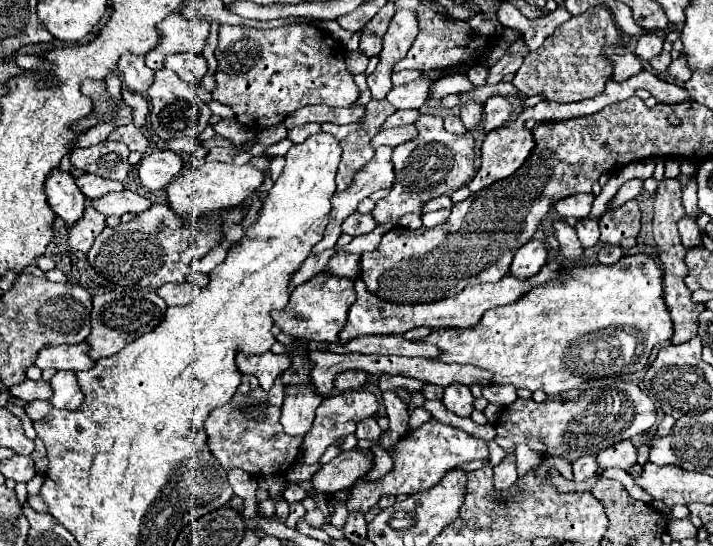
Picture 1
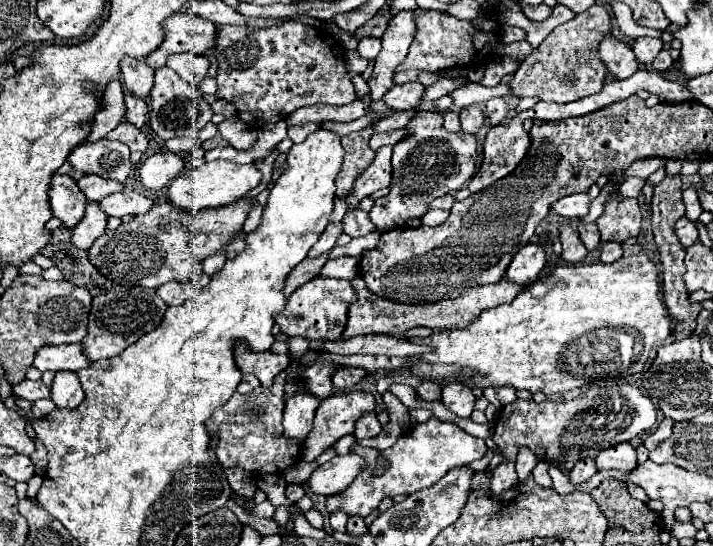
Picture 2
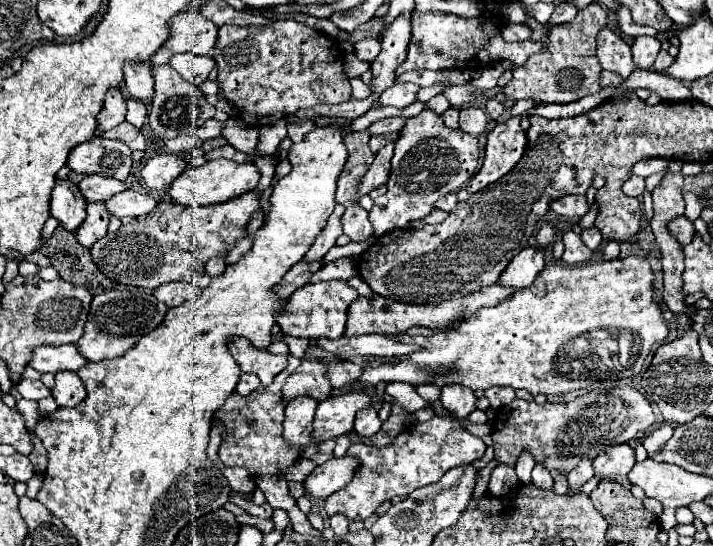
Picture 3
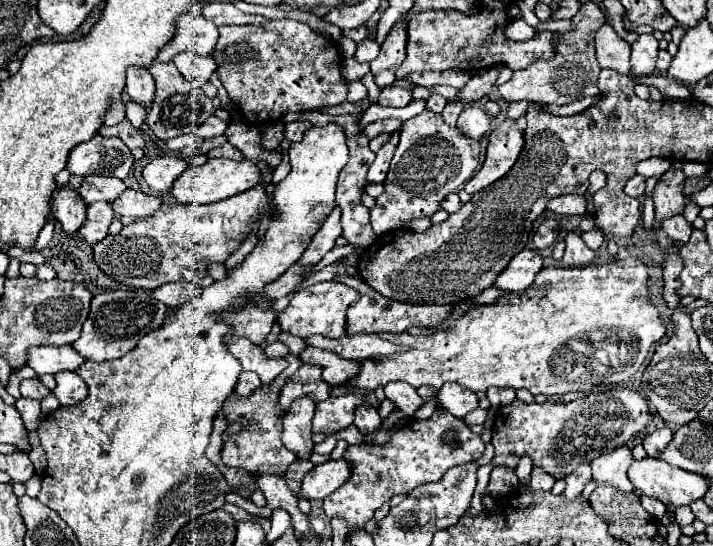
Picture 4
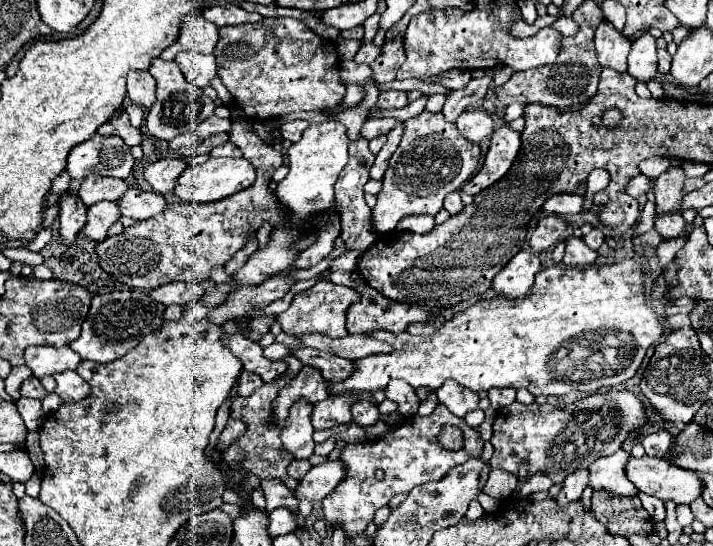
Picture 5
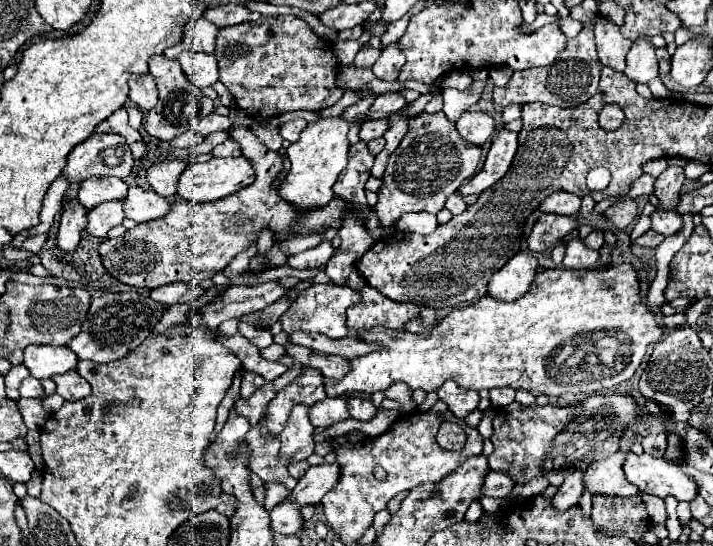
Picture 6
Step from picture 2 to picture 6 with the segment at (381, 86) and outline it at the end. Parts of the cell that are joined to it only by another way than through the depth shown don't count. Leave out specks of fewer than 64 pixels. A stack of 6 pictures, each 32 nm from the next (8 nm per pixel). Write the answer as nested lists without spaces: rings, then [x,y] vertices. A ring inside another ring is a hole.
[[[390,44],[382,54],[380,54],[380,60],[372,66],[372,72],[376,74],[376,78],[380,80],[388,80],[388,82],[394,82],[400,74],[400,70],[404,68],[406,64],[406,58],[404,54],[396,48],[396,44]]]

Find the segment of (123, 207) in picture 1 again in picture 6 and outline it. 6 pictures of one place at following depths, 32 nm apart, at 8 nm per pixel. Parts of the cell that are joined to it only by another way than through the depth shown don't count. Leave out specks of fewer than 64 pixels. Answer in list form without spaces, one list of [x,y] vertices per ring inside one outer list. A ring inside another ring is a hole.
[[[130,186],[124,198],[126,218],[132,218],[136,224],[146,224],[158,218],[164,218],[170,212],[166,198],[152,190],[142,190],[140,186]]]

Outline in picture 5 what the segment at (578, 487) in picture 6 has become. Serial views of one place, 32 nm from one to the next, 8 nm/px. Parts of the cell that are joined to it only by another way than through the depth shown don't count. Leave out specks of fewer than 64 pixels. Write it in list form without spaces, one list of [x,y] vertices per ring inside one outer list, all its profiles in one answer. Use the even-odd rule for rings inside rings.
[[[580,468],[576,472],[572,472],[570,476],[566,476],[560,494],[556,496],[556,502],[560,508],[566,508],[572,502],[578,502],[582,496],[582,490],[588,486],[588,470]]]

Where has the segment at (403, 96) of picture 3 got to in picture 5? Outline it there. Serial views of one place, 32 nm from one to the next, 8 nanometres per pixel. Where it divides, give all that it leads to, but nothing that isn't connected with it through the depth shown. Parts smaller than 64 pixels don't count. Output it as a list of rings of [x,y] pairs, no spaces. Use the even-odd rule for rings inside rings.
[[[386,90],[386,92],[380,92],[378,102],[376,102],[374,108],[378,108],[378,110],[390,110],[390,108],[404,108],[406,104],[408,104],[406,92]]]

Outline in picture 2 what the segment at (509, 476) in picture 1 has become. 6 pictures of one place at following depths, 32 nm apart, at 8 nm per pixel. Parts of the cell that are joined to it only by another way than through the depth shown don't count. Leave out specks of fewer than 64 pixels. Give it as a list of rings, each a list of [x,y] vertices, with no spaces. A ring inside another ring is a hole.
[[[502,462],[492,470],[492,480],[490,480],[490,488],[494,494],[500,494],[502,490],[510,490],[512,486],[518,484],[518,476],[514,470],[514,464]]]

